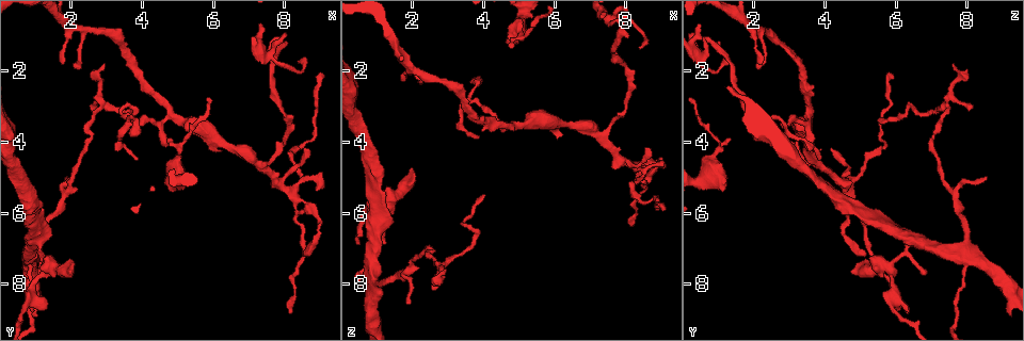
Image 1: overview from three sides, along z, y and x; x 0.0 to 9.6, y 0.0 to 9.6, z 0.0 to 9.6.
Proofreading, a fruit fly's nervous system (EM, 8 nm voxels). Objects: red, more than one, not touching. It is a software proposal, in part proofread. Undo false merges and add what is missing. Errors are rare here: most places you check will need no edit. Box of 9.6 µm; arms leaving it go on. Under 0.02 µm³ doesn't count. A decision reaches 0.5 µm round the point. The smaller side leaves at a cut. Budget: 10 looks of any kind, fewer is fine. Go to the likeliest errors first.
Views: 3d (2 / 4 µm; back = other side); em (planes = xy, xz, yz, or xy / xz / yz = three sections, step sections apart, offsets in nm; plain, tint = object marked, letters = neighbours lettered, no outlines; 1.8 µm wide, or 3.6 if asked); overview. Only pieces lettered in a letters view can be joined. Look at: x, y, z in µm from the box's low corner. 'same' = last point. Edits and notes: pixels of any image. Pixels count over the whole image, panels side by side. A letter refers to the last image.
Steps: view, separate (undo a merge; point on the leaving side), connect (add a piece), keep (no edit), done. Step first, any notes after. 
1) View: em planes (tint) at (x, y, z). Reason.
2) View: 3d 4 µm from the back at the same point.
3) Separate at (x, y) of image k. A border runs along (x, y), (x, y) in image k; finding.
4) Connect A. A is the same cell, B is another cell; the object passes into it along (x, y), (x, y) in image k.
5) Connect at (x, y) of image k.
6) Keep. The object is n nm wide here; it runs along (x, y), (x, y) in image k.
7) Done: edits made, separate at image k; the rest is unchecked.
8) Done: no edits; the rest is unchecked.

View: em xy step 16 (tint) at (1.95, 7.70, 4.70). Free end.

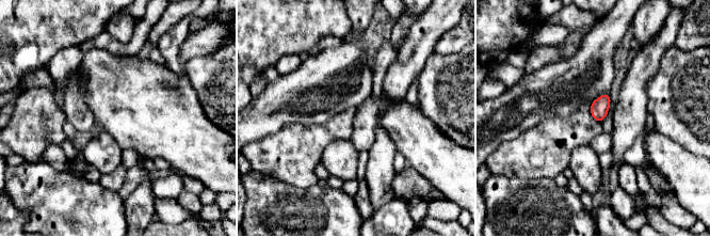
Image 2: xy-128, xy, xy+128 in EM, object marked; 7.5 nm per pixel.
View: em planes (letters) at the same point.

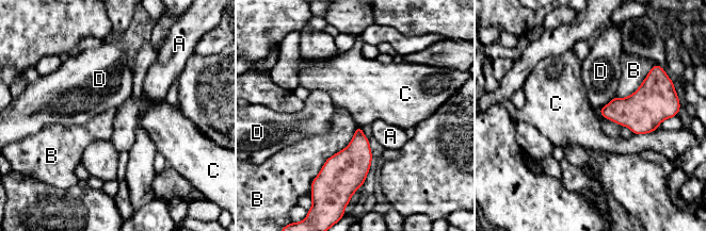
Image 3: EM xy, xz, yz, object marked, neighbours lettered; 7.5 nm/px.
Keep. A, B, C and D are other cells; a border runs along (655, 130), (648, 133), (634, 134) in image 3; no lettered piece goes on from it.

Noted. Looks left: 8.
View: 3d 2 µm at (4.80, 3.85, 1.35). Branch stops here.

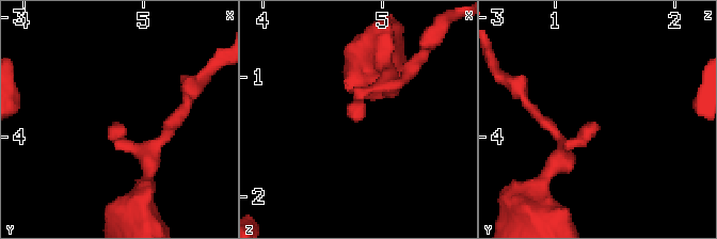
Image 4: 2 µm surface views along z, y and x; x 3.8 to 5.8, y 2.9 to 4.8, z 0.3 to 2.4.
View: em planes (letters) at (4.72, 3.90, 1.32). Shape alone is not enough.

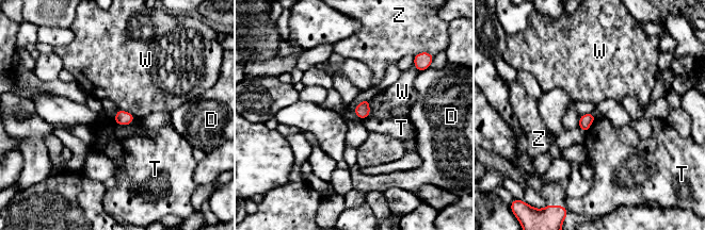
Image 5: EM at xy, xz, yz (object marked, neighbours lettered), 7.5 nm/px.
Keep. D, T, W and Z are other cells; a border runs along (370, 100), (369, 114), (366, 117) in image 5; no lettered piece goes on from it.

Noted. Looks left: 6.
View: 3d 4 µm at (2.85, 3.05, 7.50). A fork.

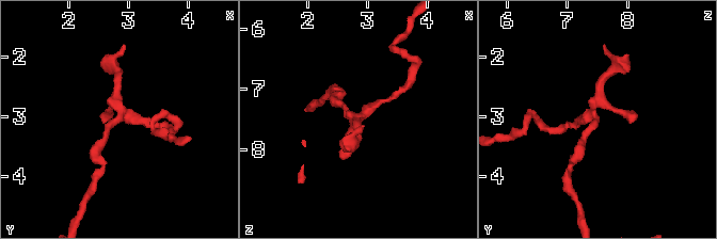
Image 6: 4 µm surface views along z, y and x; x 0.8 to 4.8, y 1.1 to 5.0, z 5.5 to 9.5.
View: em yz step 16 (plain) at (2.85, 3.00, 7.45).

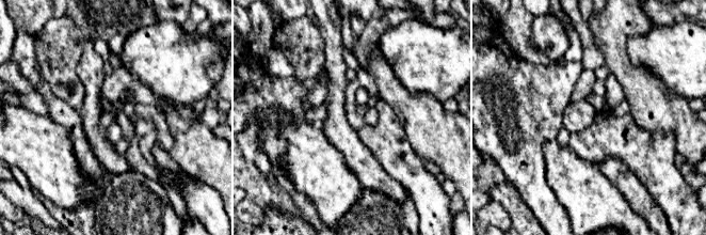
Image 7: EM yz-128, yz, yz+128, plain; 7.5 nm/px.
View: em yz step 16 (letters) at the same point. See the neighbours.

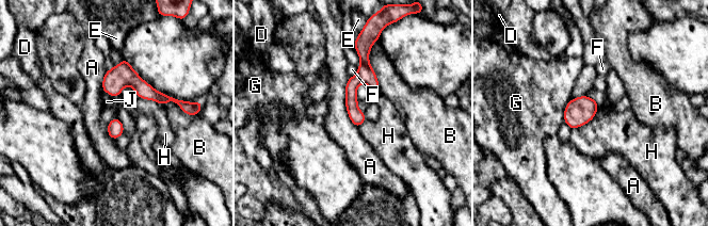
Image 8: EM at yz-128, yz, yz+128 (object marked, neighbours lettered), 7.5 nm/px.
Keep. The longest contact is with A, 400 nm; A, B, D, E, F, G, H and J are other cells; a border runs along (349, 77), (346, 110), (357, 128) in image 8; all the same cell.

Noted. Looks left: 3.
View: em xz step 8 (plain) at (6.40, 4.10, 3.55).

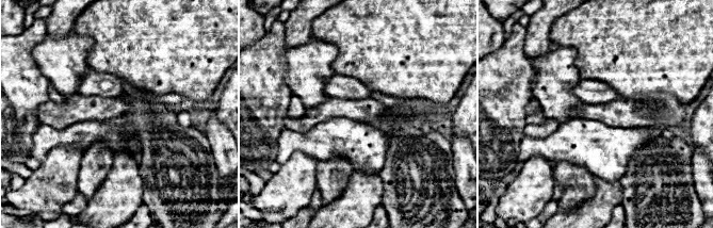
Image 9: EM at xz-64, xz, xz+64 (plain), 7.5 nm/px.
View: em xz step 8 (tint) at the same point.

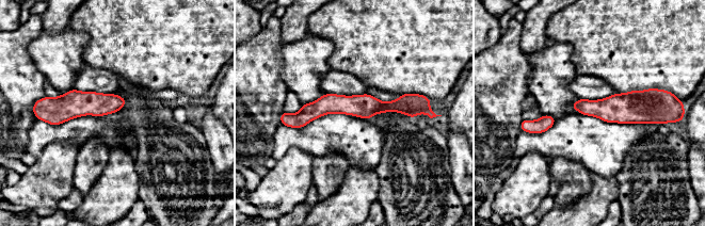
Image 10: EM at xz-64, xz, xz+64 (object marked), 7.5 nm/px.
View: em xz step 8 (letters) at the same point.

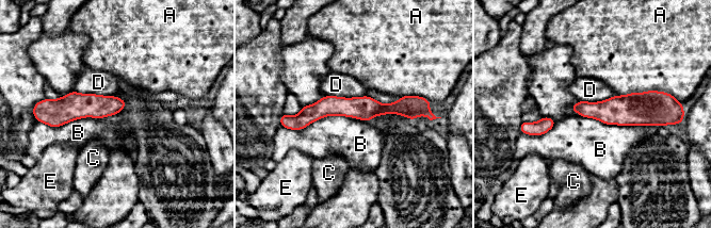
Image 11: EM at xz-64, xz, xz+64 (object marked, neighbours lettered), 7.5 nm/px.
Keep. The object is 180 nm wide here; A, B, C, D and E are other cells; it runs along (418, 108), (322, 108), (290, 118) in image 11; continuous, no second cell.

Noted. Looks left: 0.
Done: no edits; the rest is unchecked.

